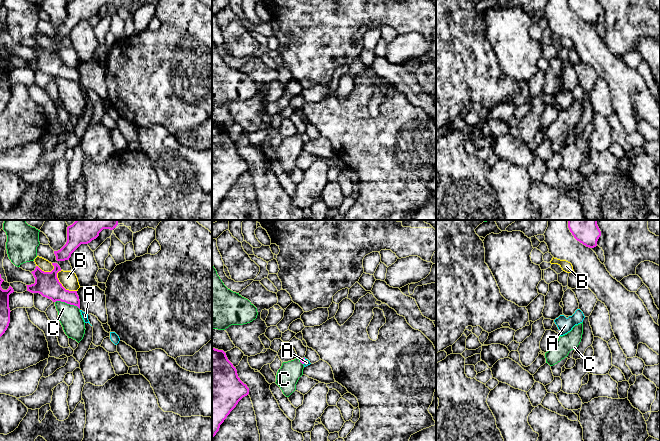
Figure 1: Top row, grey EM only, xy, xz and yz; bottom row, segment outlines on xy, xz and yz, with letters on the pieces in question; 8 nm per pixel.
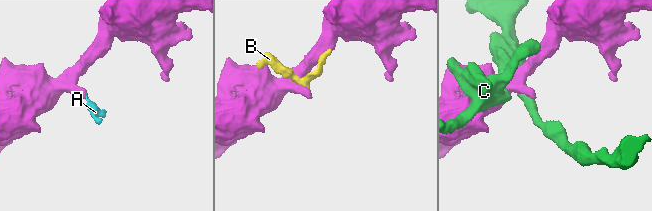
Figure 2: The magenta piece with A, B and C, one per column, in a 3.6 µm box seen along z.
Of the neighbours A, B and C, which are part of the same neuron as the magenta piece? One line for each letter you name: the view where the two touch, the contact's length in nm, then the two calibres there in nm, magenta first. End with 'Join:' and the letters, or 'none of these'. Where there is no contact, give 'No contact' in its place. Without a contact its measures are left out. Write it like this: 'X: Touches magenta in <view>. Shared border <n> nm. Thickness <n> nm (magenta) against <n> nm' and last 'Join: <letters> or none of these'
A: Touches magenta in xz. Shared border 60 nm. Thickness 40 nm (magenta) against 50 nm
Join: A

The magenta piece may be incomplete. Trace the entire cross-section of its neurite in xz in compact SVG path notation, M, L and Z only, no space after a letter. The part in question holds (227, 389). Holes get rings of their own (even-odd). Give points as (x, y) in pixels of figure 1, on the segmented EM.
M212 347L212 438L238 402L248 394L249 388L238 377L237 370L226 353Z

